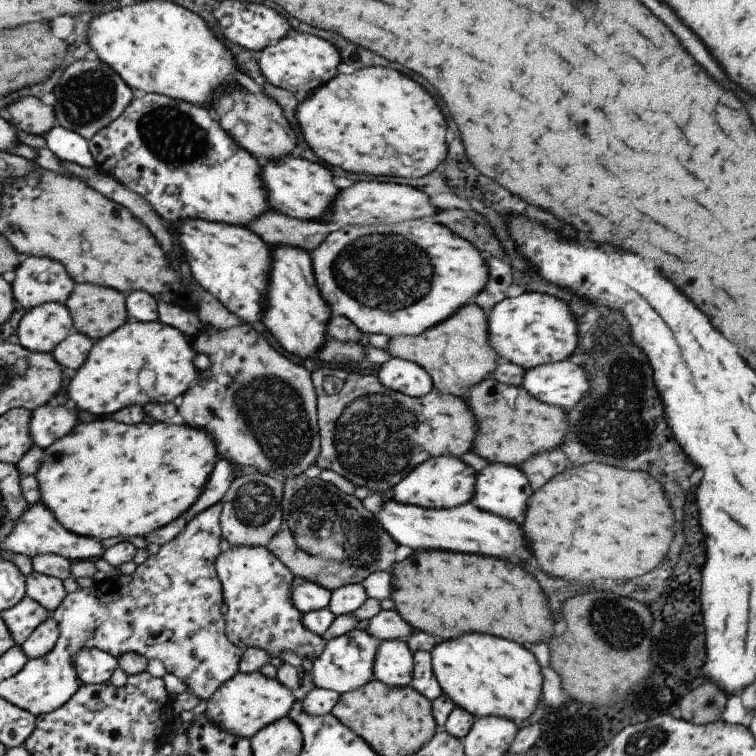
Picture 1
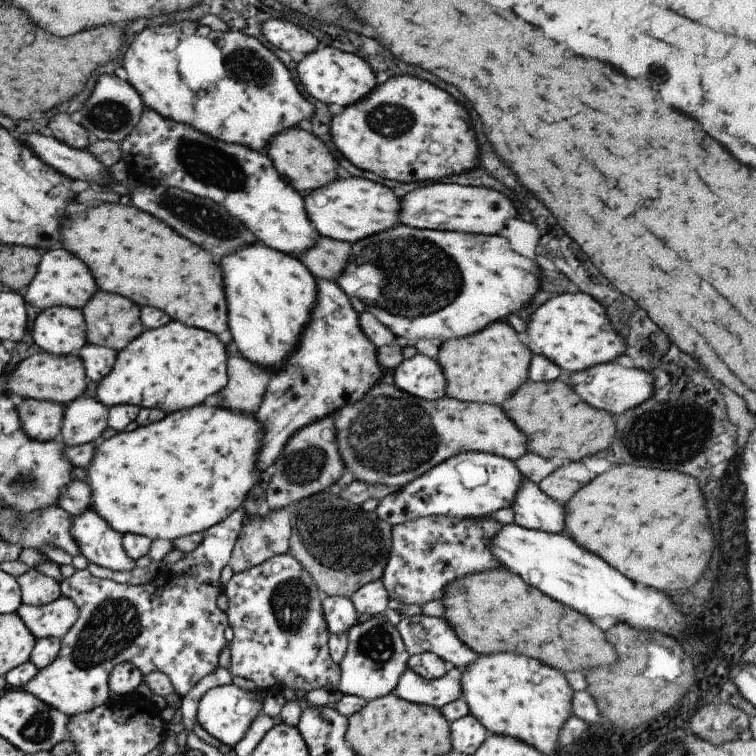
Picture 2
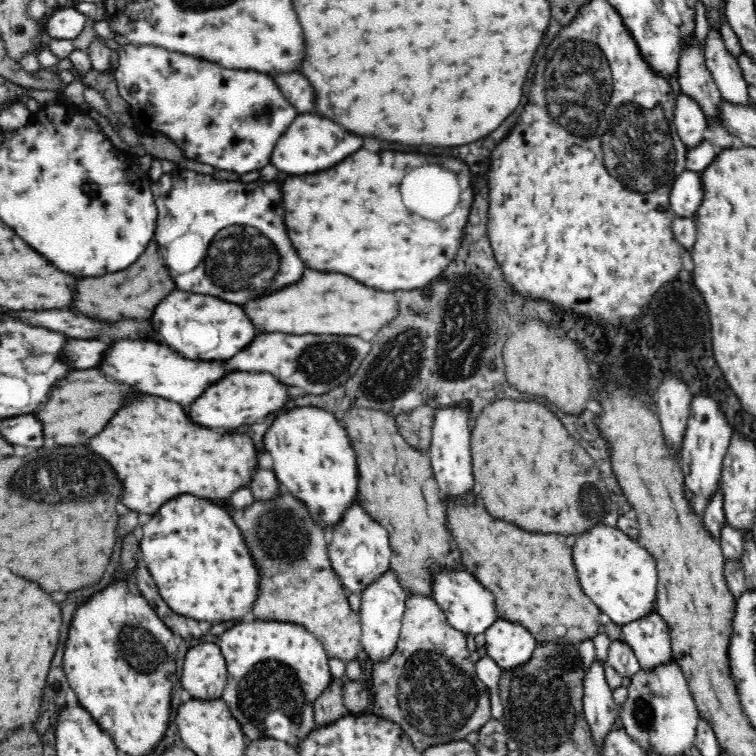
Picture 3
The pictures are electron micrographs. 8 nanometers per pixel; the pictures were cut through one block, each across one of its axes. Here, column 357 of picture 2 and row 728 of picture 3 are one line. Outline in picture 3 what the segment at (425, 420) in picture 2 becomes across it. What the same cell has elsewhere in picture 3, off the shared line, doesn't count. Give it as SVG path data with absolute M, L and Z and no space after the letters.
M408 597L396 652L386 662L372 666L373 714L398 724L420 752L430 746L465 740L470 732L478 732L491 719L489 688L478 678L475 665L470 661L466 639L464 633L449 625L432 598Z

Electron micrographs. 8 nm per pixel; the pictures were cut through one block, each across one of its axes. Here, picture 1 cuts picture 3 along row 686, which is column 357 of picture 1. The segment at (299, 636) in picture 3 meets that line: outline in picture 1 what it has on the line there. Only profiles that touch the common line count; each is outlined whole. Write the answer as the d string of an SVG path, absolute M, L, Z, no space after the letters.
M421 219L395 224L347 225L330 233L310 254L315 282L331 315L348 318L367 335L417 336L469 304L488 281L483 254L444 225Z

